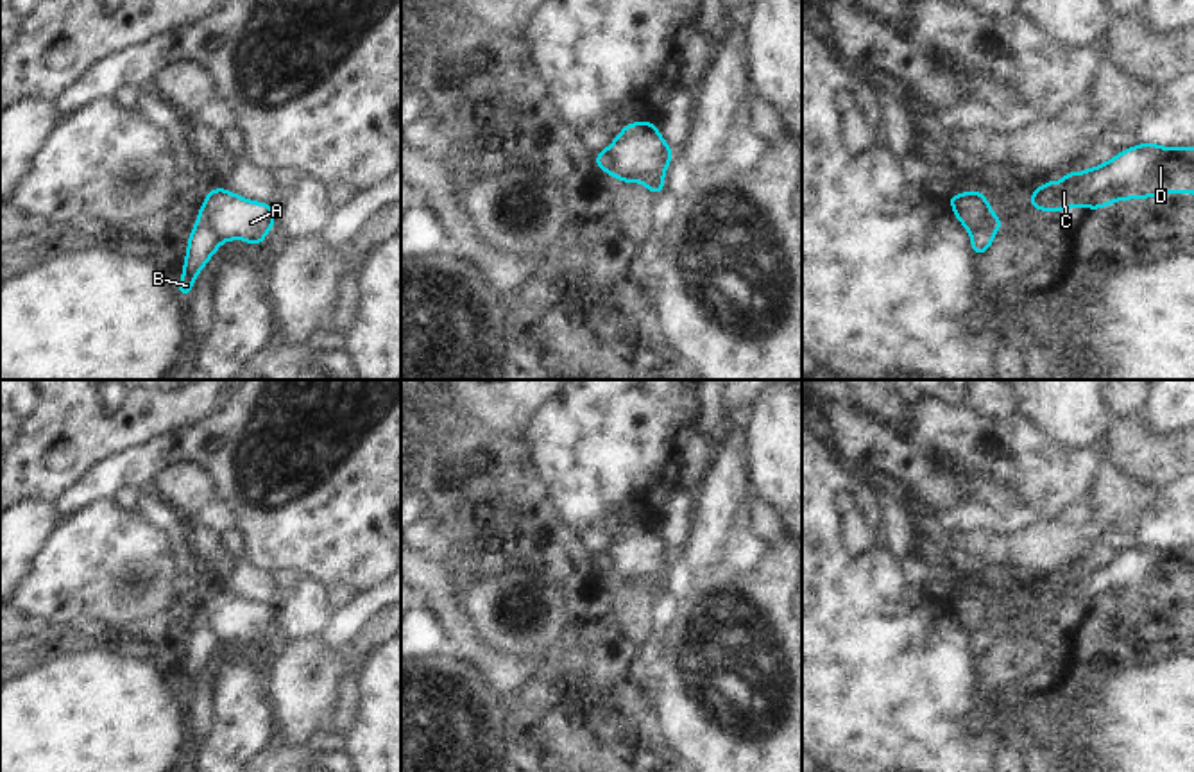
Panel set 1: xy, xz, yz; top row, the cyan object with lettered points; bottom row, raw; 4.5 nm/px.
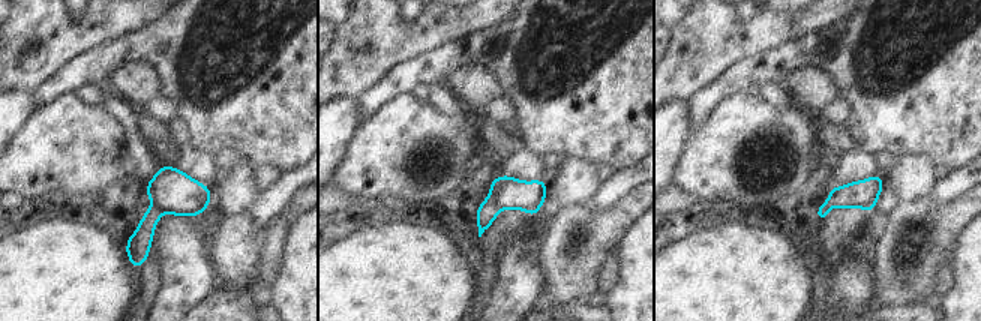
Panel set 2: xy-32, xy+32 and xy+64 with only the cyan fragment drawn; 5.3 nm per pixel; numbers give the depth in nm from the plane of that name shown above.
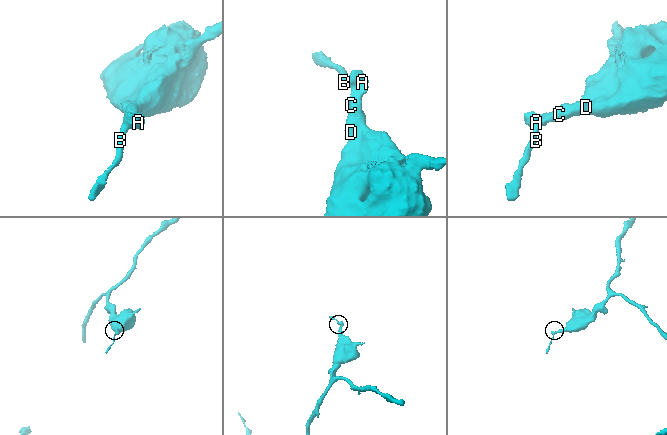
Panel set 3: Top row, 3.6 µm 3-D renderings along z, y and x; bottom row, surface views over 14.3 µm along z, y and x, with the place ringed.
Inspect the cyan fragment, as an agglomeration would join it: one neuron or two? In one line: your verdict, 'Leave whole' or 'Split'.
Split.

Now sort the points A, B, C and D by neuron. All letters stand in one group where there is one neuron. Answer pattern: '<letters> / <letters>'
A C D / B

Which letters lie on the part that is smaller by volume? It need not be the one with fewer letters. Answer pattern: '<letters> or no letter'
B

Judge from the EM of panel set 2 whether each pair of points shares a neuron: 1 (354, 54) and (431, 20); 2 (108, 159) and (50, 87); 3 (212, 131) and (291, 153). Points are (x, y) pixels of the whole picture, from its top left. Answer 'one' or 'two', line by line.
1: one
2: two
3: one

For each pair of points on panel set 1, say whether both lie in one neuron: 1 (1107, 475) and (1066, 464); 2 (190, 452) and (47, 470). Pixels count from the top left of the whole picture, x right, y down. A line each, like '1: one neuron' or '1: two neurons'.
1: two neurons
2: two neurons

